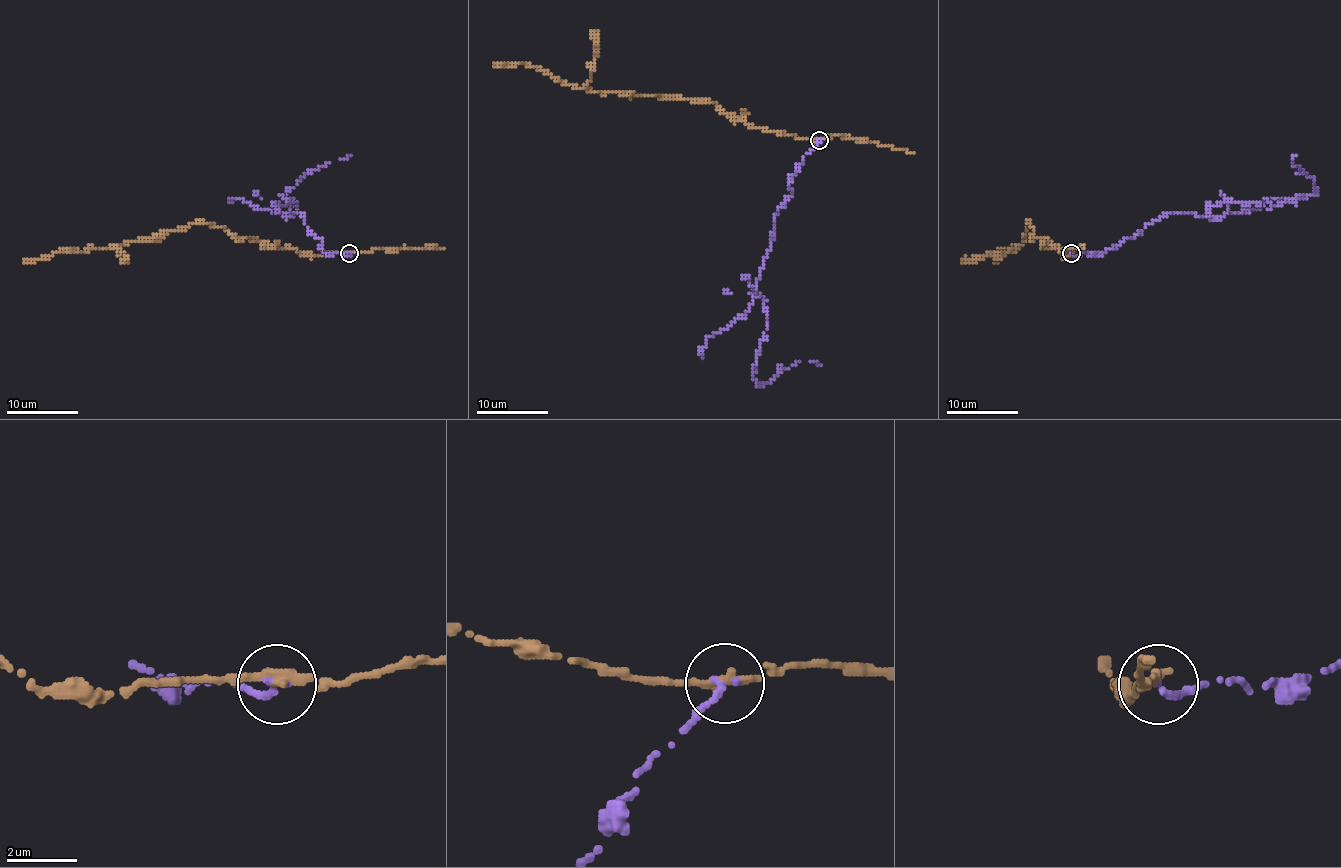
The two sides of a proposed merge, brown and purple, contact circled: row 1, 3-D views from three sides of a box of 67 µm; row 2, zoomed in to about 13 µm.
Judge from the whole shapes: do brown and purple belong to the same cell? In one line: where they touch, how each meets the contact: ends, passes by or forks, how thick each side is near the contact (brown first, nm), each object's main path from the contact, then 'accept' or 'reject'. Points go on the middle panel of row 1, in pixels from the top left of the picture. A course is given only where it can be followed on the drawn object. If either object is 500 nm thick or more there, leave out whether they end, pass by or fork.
(819, 140) | brown passes by | purple ends | 320/280 nm | brown via (820, 139), (798, 139), (737, 122), (710, 102), (595, 93), (563, 84), (538, 68), (493, 62) | purple via (820, 139), (802, 159), (773, 222), (755, 290), (768, 326), (753, 378), (768, 384), (798, 360), (820, 364) | reject

